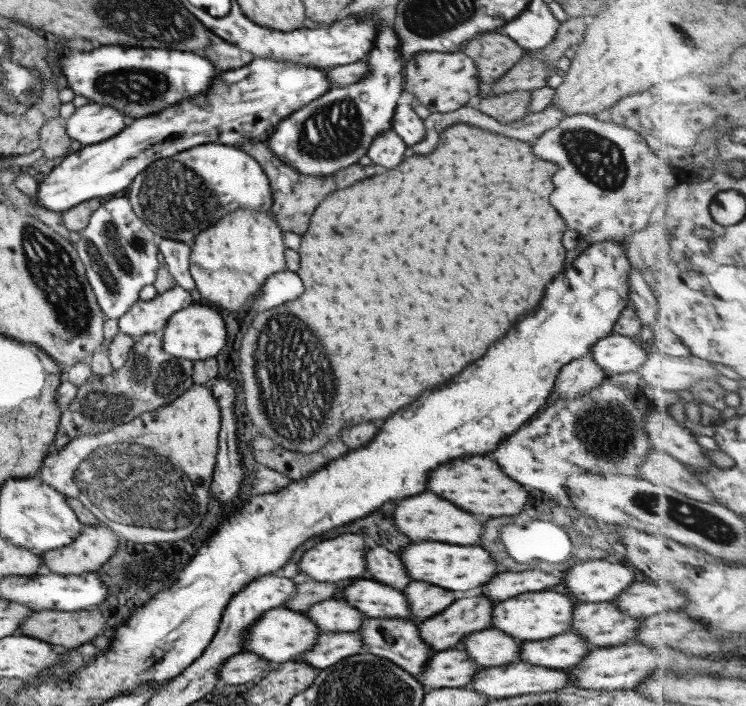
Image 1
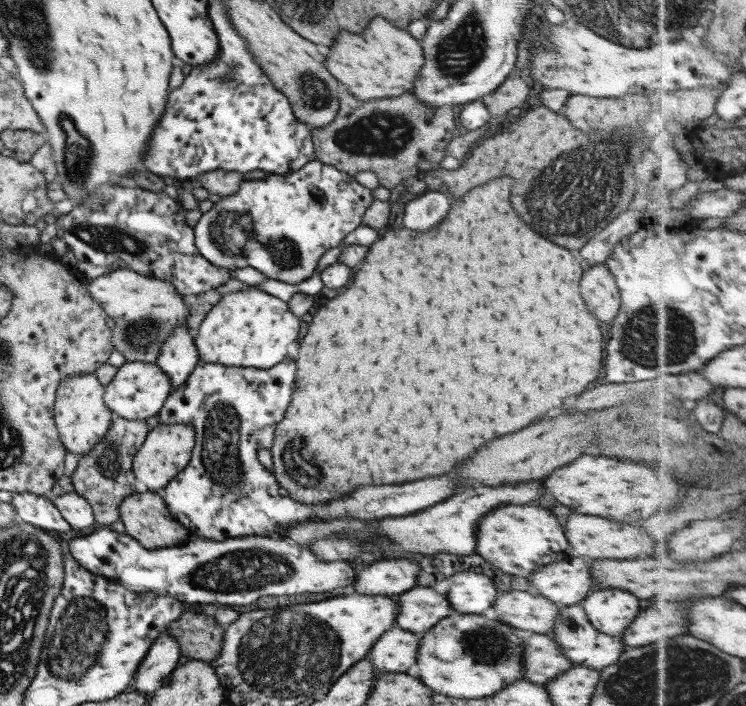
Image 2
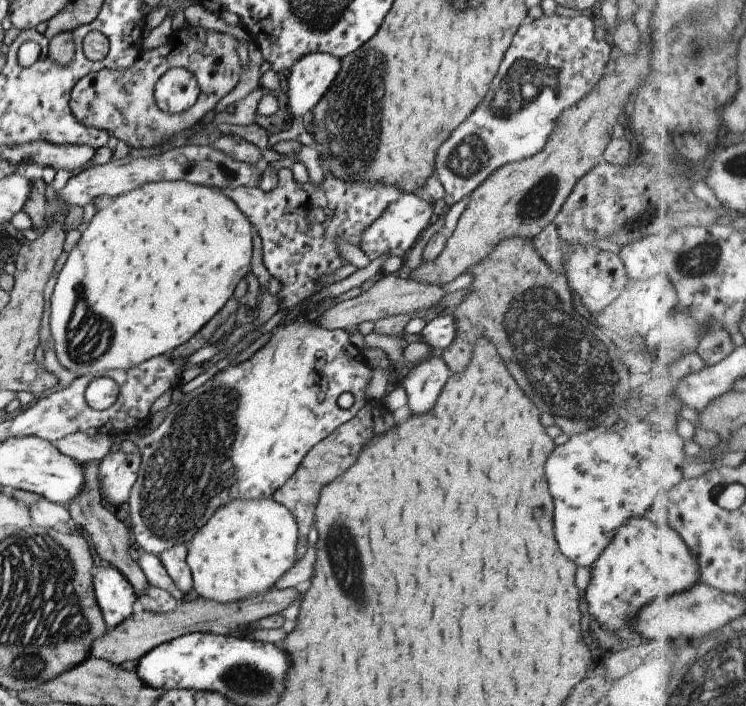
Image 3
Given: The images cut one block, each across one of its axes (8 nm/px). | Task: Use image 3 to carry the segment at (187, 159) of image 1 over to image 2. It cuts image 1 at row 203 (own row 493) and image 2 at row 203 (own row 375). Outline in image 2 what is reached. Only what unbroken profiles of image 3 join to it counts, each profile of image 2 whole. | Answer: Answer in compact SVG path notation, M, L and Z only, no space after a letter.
M316 159L308 164L304 164L300 170L296 172L288 172L288 174L276 174L267 173L264 178L261 179L248 179L244 180L238 188L236 194L230 194L230 196L223 196L220 201L214 203L214 206L199 219L197 224L194 226L194 236L196 248L200 251L200 254L206 257L211 264L224 269L242 269L251 267L254 268L262 275L266 275L266 278L273 278L274 280L280 280L280 282L287 282L288 284L300 284L303 280L306 280L314 274L314 271L318 267L318 262L322 258L326 250L339 246L340 242L352 232L362 222L363 214L366 209L372 204L374 200L372 190L364 188L360 183L353 177L353 175L347 172L342 172L340 169L334 167L334 165L323 163Z

